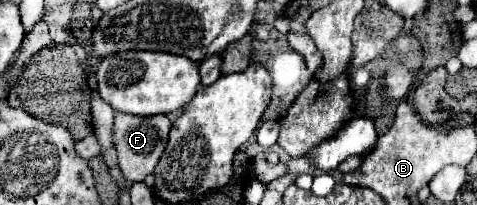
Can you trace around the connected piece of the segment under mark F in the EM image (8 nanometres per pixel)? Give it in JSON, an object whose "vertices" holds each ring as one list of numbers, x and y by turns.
{"vertices":[[115,114,115,126,113,126,113,142,119,156,121,172,127,178,127,184,143,182,147,174,153,172,153,168,159,162,159,156,163,156,163,148,167,146,171,130,171,120,163,114,157,116,133,116,133,114]]}

